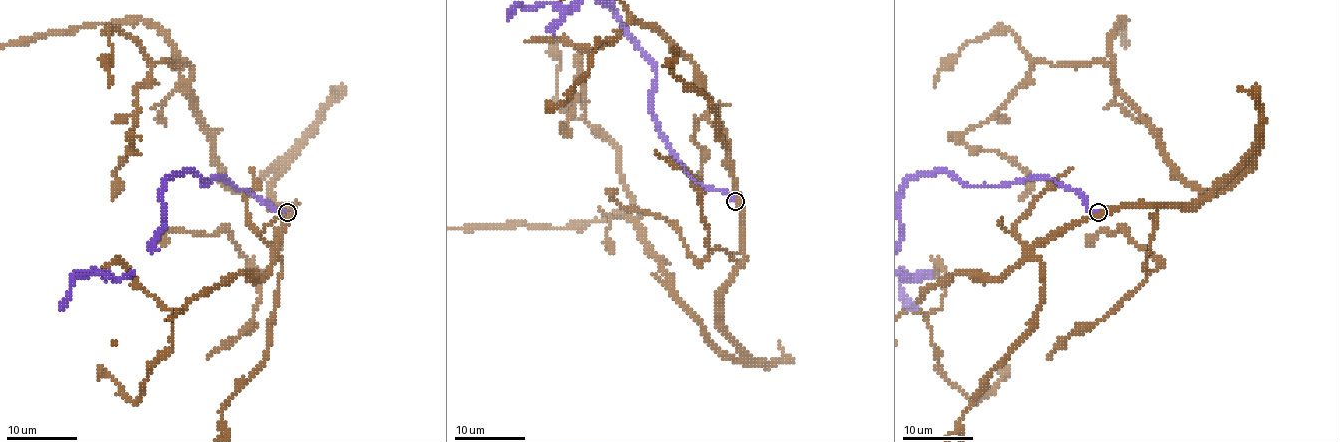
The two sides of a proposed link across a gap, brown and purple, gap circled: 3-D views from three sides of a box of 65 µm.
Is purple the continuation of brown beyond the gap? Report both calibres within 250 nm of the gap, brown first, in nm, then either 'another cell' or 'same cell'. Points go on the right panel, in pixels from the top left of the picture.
440/200 nm | another cell

